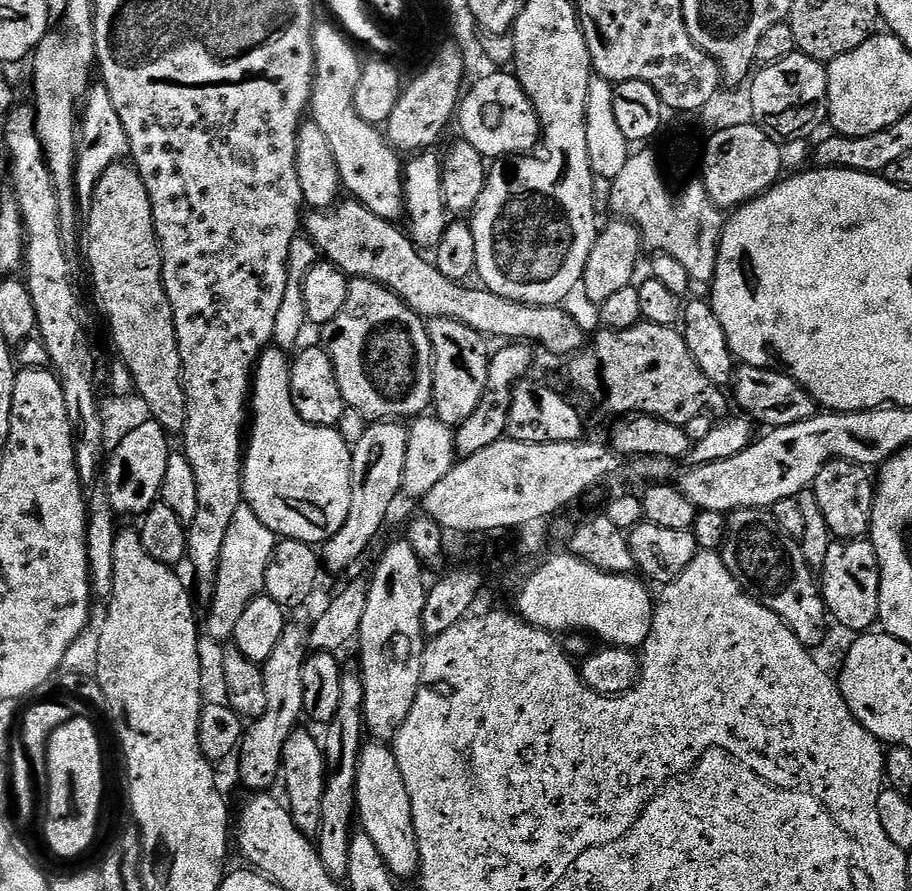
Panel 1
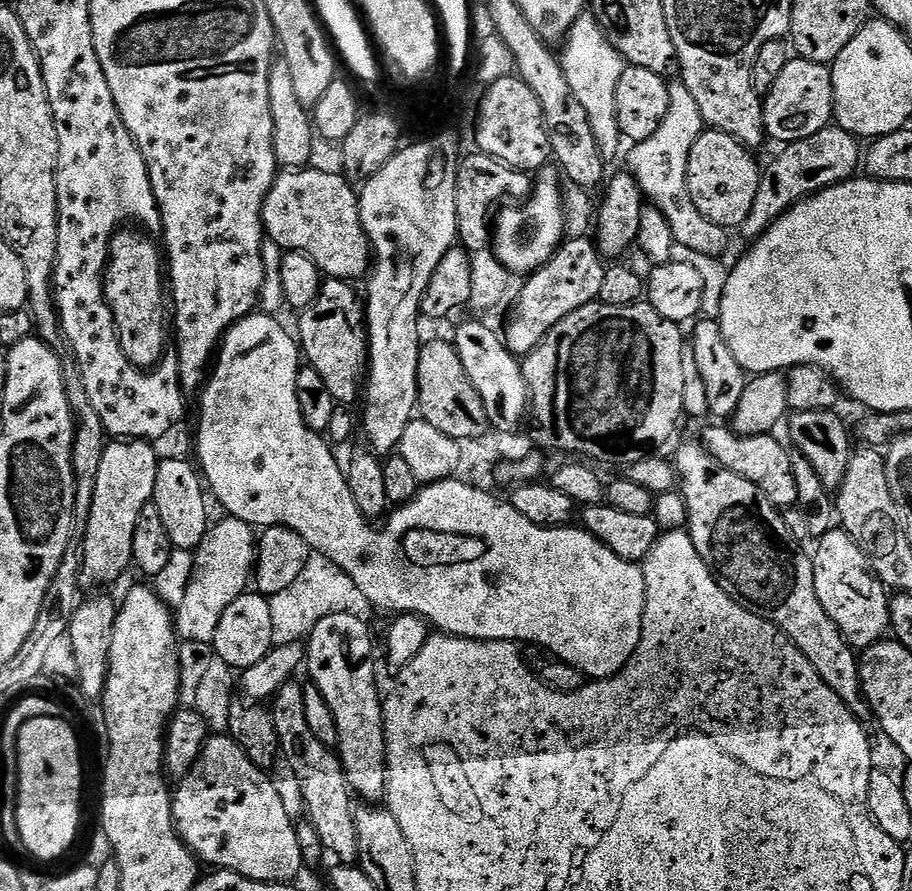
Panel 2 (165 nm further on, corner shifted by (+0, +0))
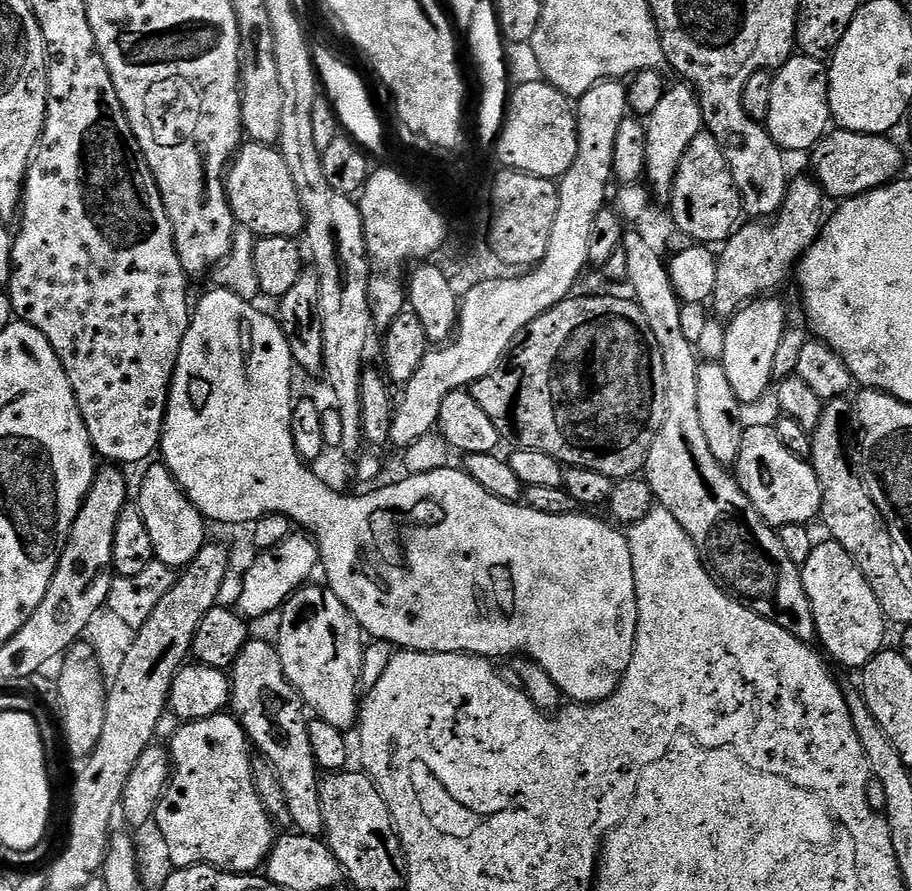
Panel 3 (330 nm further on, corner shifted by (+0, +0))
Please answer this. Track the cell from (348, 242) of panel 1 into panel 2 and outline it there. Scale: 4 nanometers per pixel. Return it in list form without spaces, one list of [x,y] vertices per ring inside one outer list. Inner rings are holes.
[[[305,166],[299,170],[284,170],[277,175],[276,181],[272,184],[266,202],[264,203],[264,231],[267,239],[272,240],[280,247],[280,250],[289,252],[305,252],[310,259],[316,263],[318,270],[328,278],[333,280],[346,280],[349,282],[363,281],[370,272],[370,245],[368,243],[368,235],[362,226],[362,218],[360,217],[360,198],[357,189],[343,176],[339,171],[323,172],[320,168],[312,168],[313,166]]]

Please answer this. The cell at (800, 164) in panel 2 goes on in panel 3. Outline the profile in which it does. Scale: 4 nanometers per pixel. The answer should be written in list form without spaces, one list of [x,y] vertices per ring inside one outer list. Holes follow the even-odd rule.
[[[811,175],[789,179],[788,192],[782,206],[771,217],[767,228],[764,222],[741,223],[724,241],[716,261],[718,275],[714,281],[714,294],[710,308],[717,317],[731,318],[753,300],[767,297],[784,279],[793,275],[806,250],[820,237],[820,229],[826,220],[826,212],[820,207],[826,203],[824,191]]]

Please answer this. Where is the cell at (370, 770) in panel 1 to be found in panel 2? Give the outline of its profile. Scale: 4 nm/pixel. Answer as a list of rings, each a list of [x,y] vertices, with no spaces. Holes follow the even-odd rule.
[[[330,613],[322,618],[306,637],[306,672],[312,675],[311,683],[326,698],[334,722],[338,722],[340,747],[338,755],[348,776],[348,786],[364,802],[380,802],[388,790],[386,766],[386,738],[384,737],[384,705],[382,692],[376,689],[376,664],[372,661],[372,632],[367,619],[349,613]]]

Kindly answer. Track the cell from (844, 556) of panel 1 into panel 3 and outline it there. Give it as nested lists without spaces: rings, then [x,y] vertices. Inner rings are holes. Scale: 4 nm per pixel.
[[[828,538],[825,541],[825,544],[817,543],[813,547],[810,558],[806,558],[800,570],[806,598],[810,598],[814,614],[816,640],[842,667],[862,670],[885,647],[884,611],[878,606],[874,590],[870,590],[870,582],[866,582],[854,558],[850,558],[835,540]]]

